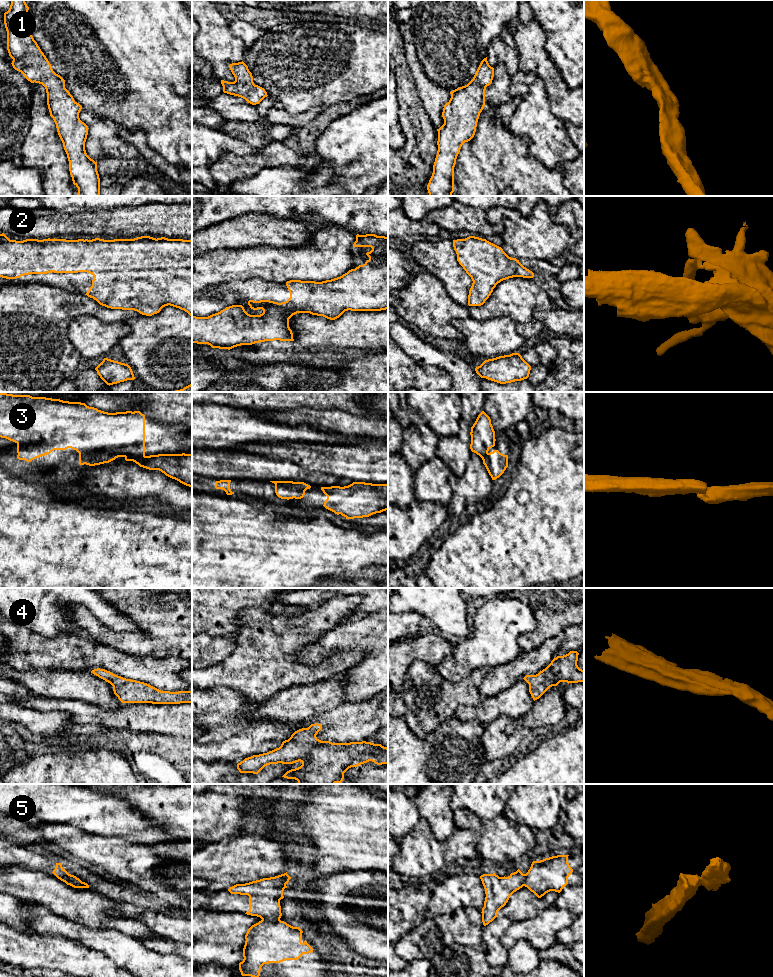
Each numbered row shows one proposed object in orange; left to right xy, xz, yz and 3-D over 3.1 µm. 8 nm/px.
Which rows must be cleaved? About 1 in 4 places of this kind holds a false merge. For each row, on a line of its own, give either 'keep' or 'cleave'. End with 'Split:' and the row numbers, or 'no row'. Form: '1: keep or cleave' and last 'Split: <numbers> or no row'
1: keep
2: keep
3: cleave
4: keep
5: cleave
Split: 3, 5

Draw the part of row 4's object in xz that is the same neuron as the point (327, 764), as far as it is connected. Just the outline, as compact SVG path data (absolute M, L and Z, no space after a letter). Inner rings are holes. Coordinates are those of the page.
M311 724L308 728L295 731L288 740L282 742L279 748L267 753L253 755L237 764L240 773L258 774L270 764L293 764L301 762L298 768L287 771L282 777L295 779L298 784L336 784L342 783L344 773L351 767L357 767L369 761L377 765L388 764L388 748L371 742L332 743L321 741L316 735L322 729L322 724Z

